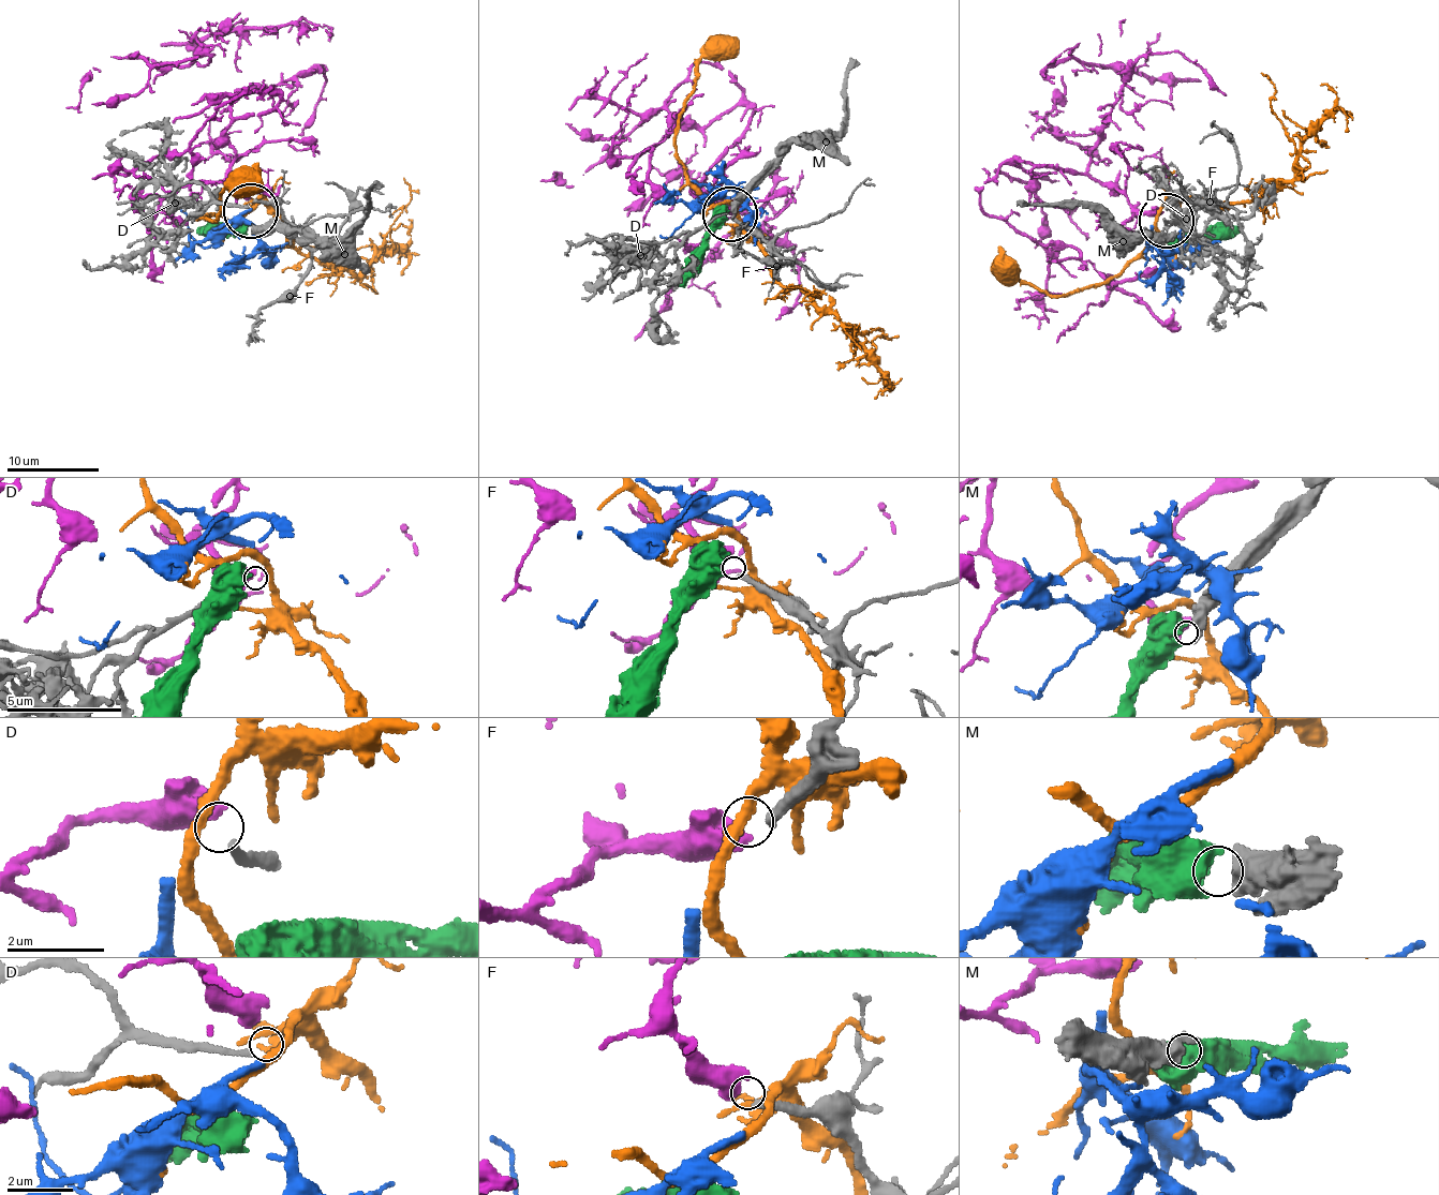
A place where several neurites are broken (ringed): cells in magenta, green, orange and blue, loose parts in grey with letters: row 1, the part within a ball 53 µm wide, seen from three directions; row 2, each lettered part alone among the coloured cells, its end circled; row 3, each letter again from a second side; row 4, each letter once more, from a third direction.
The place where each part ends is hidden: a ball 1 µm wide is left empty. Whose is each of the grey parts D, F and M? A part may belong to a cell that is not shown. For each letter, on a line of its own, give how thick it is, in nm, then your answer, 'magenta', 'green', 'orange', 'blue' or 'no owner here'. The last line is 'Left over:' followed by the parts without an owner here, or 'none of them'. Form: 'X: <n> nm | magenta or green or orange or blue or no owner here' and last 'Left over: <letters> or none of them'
D: 160 nm | no owner here
F: 240 nm | magenta
M: 550 nm | green
Left over: D

